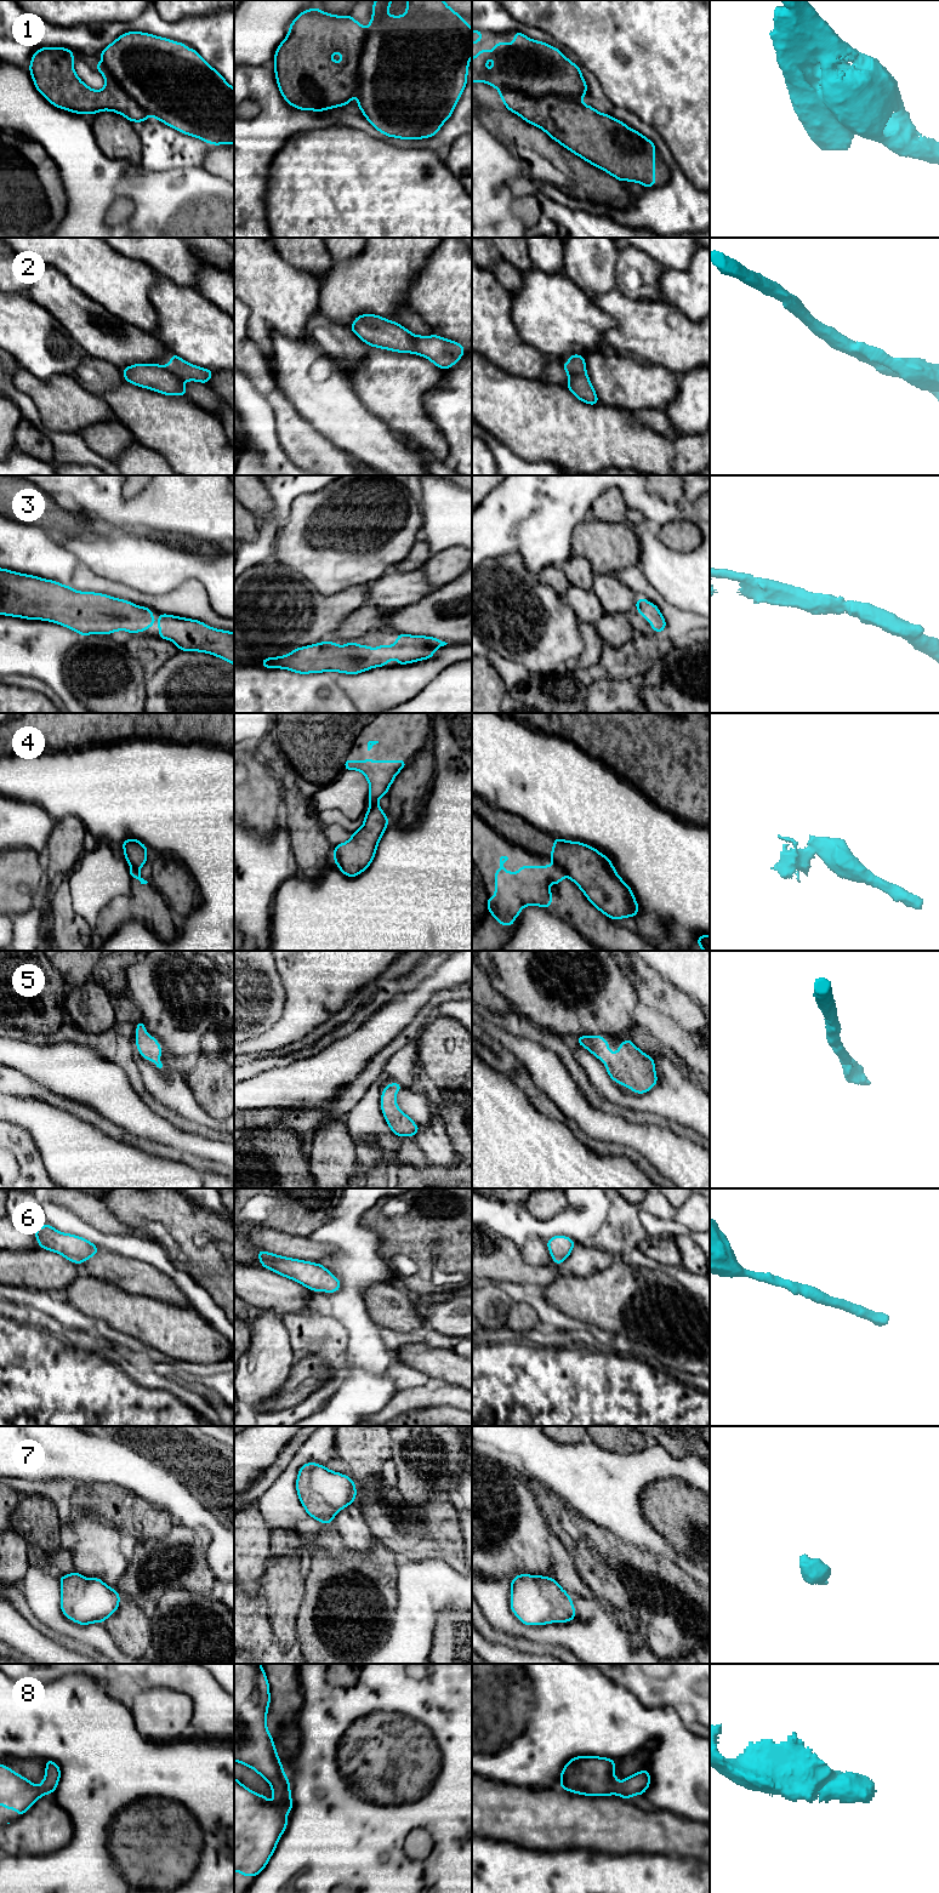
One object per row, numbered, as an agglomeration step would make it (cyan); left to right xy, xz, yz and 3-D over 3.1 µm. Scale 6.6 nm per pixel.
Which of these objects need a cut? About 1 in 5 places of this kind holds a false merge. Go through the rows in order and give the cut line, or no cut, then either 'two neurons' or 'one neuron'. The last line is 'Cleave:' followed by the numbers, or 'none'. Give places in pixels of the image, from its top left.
1: cut yz (498, 89), (518, 90), (534, 97), (556, 93), (580, 101); two neurons
2: cut xz (411, 335), (416, 353); two neurons
3: cut none; one neuron
4: cut yz (555, 862), (568, 874); two neurons
5: cut none; one neuron
6: cut none; one neuron
7: cut none; one neuron
8: cut none; one neuron
Cleave: 1, 2, 4

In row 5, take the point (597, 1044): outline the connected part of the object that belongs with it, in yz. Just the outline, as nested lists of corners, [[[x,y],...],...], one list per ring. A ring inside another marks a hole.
[[[581,1036],[576,1042],[605,1064],[610,1078],[632,1091],[643,1094],[658,1082],[654,1059],[642,1053],[630,1039],[624,1040],[618,1053],[609,1051],[602,1036]]]

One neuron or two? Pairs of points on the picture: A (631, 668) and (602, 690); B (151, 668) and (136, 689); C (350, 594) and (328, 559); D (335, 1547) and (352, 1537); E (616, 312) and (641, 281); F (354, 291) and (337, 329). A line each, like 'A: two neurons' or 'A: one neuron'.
A: two neurons
B: two neurons
C: two neurons
D: two neurons
E: two neurons
F: two neurons

